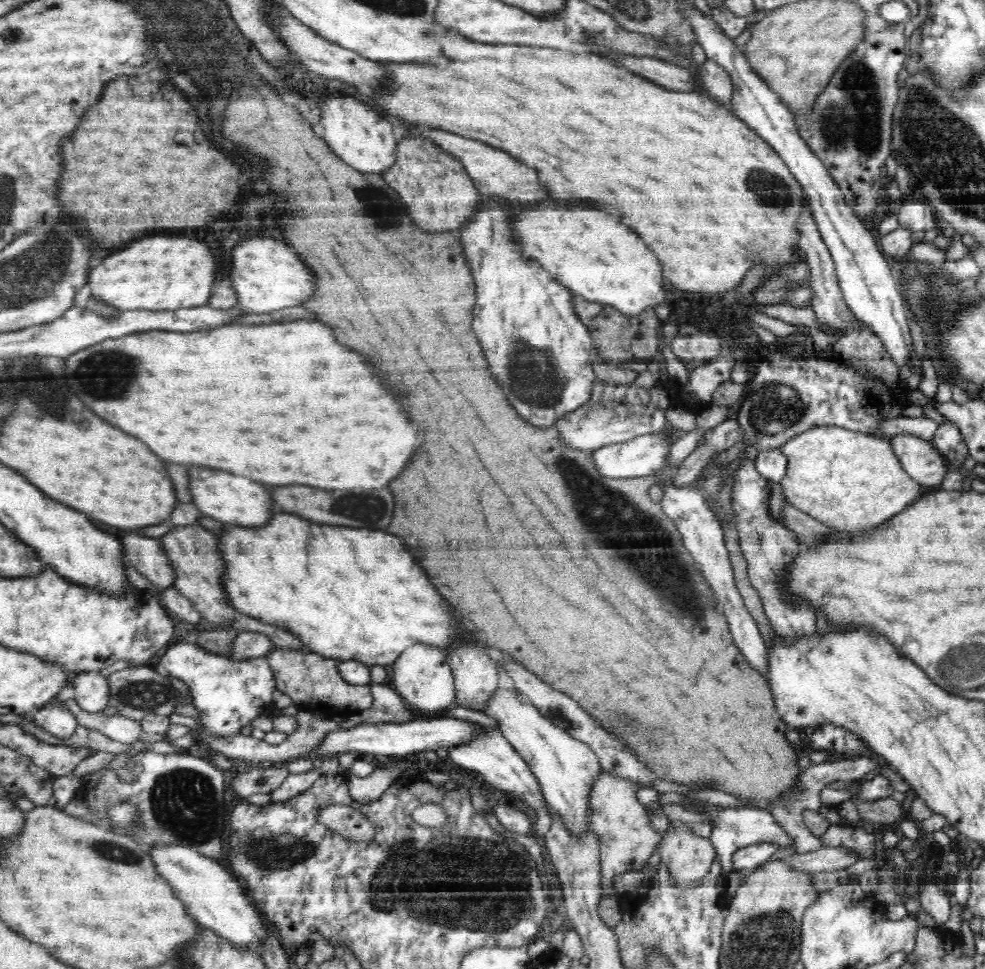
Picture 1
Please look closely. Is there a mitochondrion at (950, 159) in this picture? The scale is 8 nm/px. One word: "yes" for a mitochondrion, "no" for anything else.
yes

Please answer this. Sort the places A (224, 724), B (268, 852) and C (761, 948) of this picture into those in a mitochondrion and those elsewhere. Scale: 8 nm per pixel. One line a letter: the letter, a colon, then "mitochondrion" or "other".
A: other
B: mitochondrion
C: mitochondrion

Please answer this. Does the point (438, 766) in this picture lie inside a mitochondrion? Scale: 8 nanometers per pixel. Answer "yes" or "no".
no

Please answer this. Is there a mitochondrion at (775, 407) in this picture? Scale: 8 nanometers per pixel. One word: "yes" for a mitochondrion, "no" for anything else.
yes

